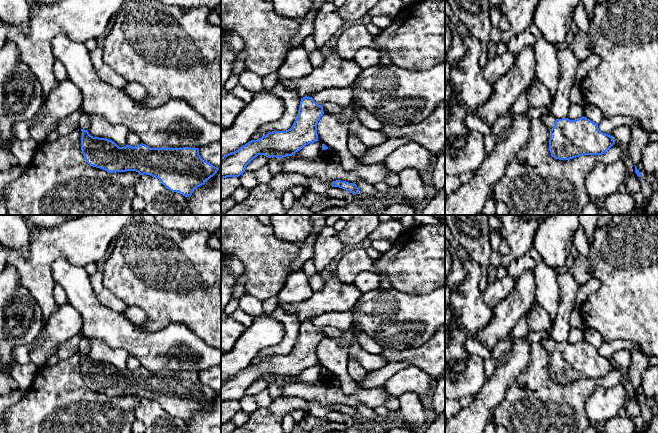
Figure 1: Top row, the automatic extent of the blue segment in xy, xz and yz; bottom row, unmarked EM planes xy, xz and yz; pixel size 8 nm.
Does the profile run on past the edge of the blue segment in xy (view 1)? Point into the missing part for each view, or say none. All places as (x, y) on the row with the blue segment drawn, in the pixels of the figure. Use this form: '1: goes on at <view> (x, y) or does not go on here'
1: goes on at xy (84, 122)

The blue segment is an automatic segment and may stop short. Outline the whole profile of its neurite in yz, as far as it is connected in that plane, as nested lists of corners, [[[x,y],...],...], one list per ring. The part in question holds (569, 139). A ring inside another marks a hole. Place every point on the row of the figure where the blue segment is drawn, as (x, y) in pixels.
[[[549,113],[541,120],[550,129],[549,151],[555,159],[602,155],[615,144],[612,136],[601,132],[598,124],[584,116],[575,120],[555,119]]]

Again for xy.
[[[82,113],[78,127],[82,131],[81,150],[83,156],[90,166],[103,169],[107,172],[136,171],[140,175],[150,175],[158,178],[170,191],[179,192],[183,196],[189,197],[197,187],[204,185],[219,169],[204,161],[199,155],[198,148],[150,148],[142,143],[135,147],[128,144],[125,147],[119,147],[110,139],[91,136],[88,132],[90,125],[90,115]]]

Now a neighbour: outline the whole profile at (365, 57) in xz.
[[[363,47],[357,50],[352,57],[352,60],[357,65],[359,71],[380,64],[380,58],[383,54],[384,53],[382,51],[369,47]]]

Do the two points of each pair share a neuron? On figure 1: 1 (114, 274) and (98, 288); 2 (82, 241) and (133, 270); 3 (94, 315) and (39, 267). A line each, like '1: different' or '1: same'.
1: different
2: different
3: different

